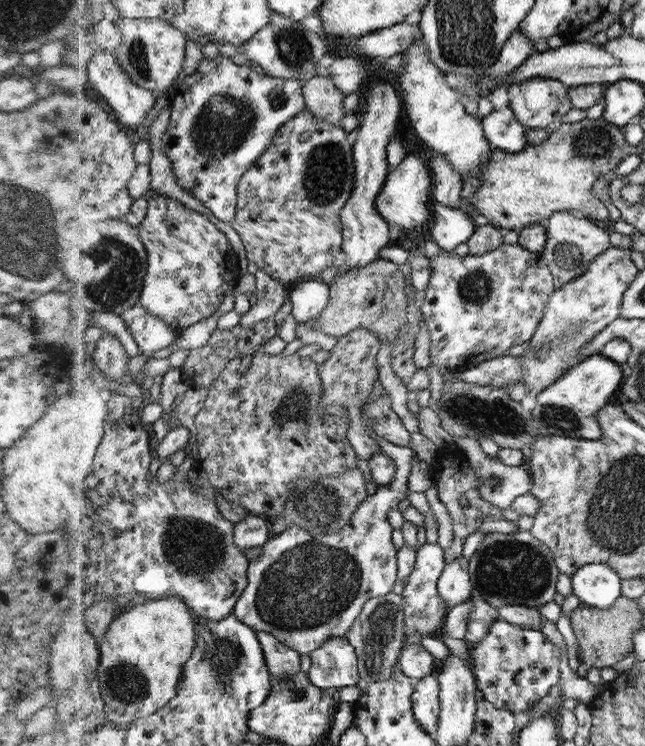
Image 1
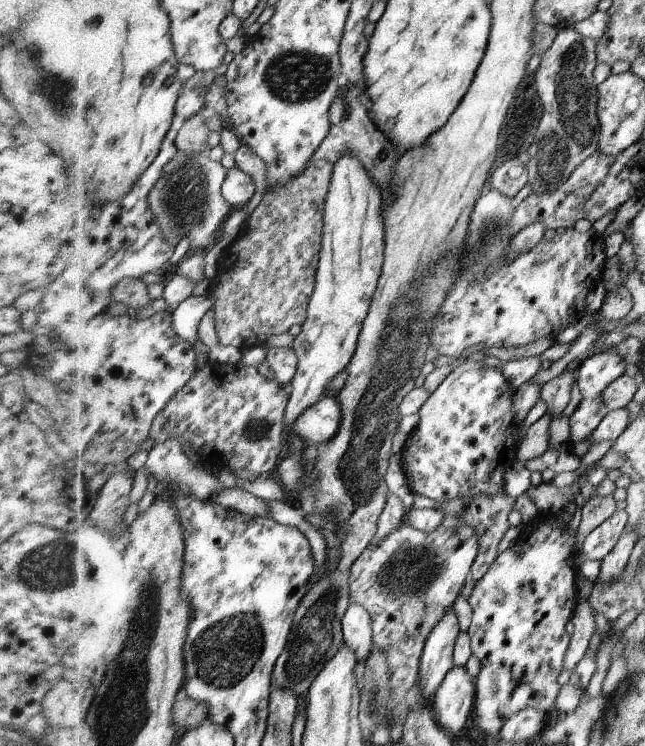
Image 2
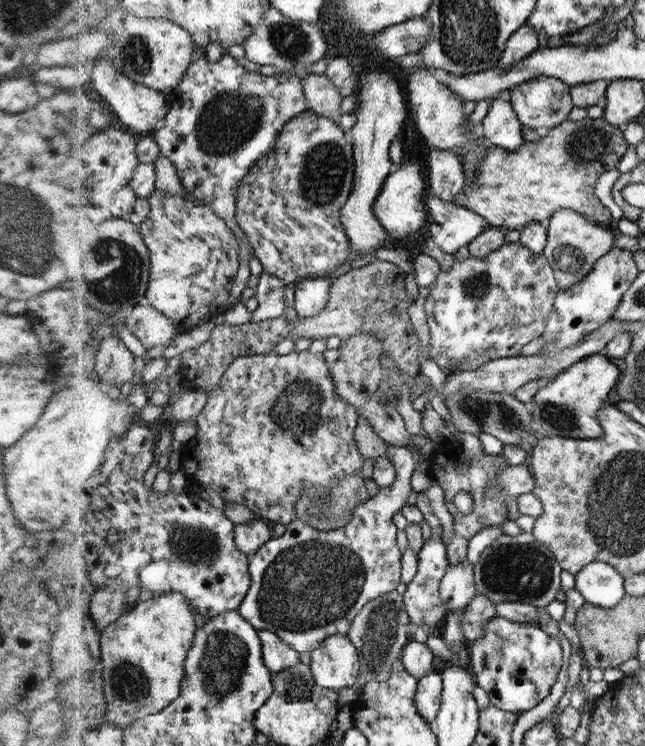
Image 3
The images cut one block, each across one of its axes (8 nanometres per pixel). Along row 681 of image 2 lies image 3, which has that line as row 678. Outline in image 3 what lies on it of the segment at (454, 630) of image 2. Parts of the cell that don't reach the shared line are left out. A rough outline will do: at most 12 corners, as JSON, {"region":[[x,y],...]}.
{"region":[[441,664],[418,679],[414,704],[432,725],[441,705]]}

